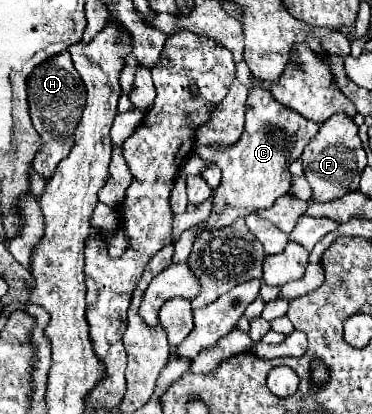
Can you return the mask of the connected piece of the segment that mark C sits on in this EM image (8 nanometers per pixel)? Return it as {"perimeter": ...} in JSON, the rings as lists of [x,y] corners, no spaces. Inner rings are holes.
{"perimeter":[[[243,60],[236,67],[236,78],[249,89],[247,97],[247,113],[245,113],[245,129],[241,139],[222,149],[219,145],[195,145],[195,153],[205,161],[211,161],[221,169],[223,179],[215,191],[213,211],[219,213],[219,221],[215,227],[231,225],[237,217],[245,217],[255,213],[257,209],[271,207],[281,195],[285,195],[291,187],[289,163],[301,157],[305,145],[315,137],[319,123],[303,119],[301,113],[291,111],[273,99],[269,91],[254,87],[251,83],[251,71]]]}

